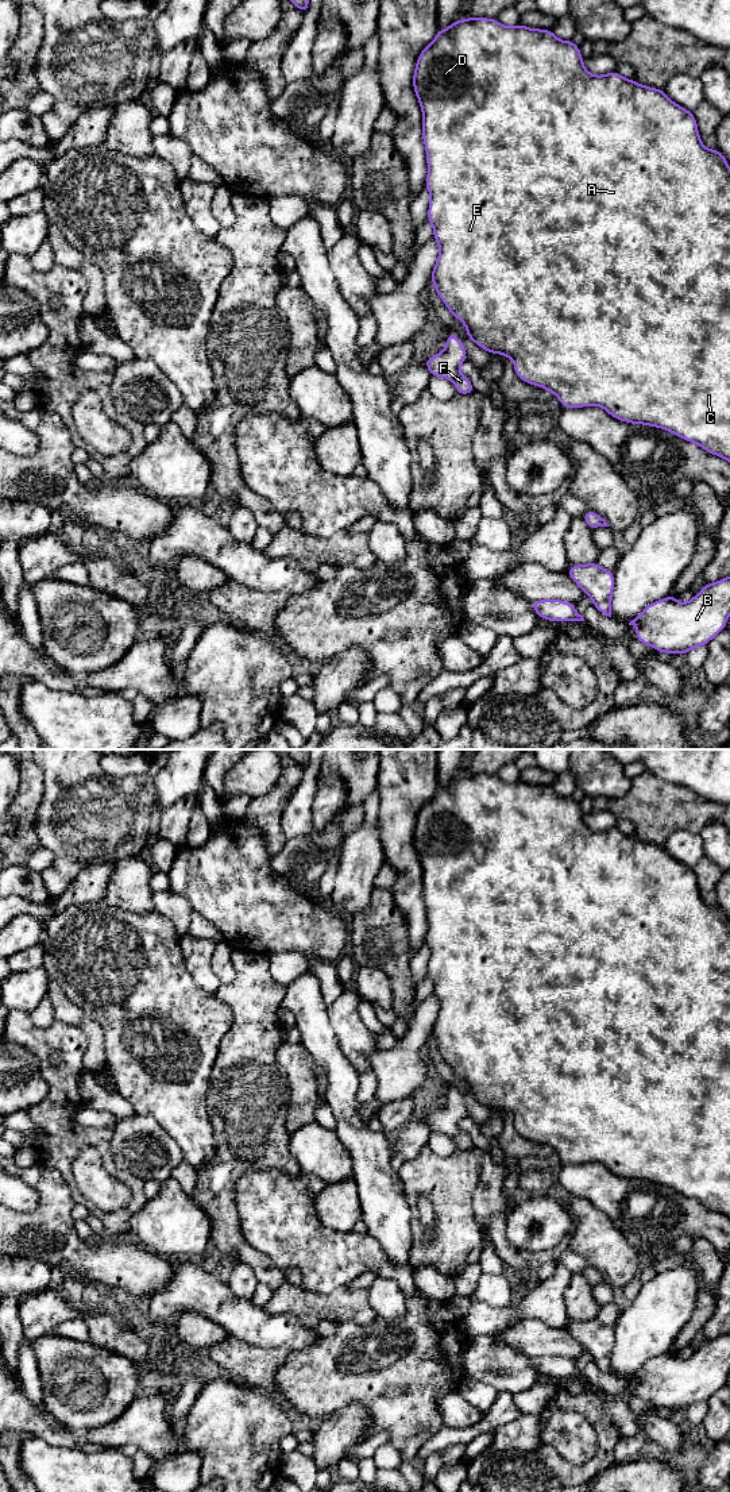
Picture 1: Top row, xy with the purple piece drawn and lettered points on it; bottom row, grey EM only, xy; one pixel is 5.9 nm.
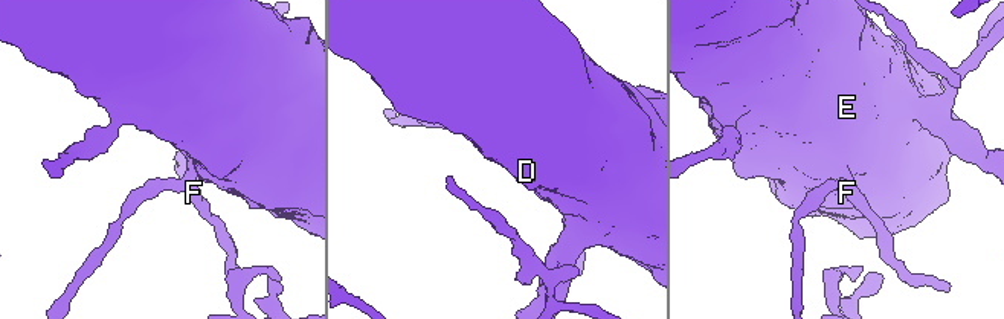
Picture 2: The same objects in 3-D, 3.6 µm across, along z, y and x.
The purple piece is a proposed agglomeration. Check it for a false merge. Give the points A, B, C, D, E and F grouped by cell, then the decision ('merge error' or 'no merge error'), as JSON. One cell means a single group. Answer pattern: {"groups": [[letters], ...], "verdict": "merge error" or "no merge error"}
{"groups": [["A", "B", "C", "D", "E", "F"]], "verdict": "no merge error"}

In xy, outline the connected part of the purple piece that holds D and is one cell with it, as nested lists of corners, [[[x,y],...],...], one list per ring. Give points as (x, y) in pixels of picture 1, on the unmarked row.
[[[472,772],[466,776],[456,775],[447,786],[439,784],[434,797],[418,811],[413,845],[422,867],[422,897],[428,920],[425,942],[430,951],[426,975],[433,982],[433,994],[439,999],[439,1015],[432,1026],[430,1037],[444,1061],[466,1082],[467,1092],[490,1110],[509,1113],[518,1134],[552,1148],[563,1164],[596,1161],[615,1176],[669,1187],[730,1219],[730,922],[718,905],[708,906],[703,902],[694,870],[672,857],[664,845],[641,841],[622,833],[617,826],[603,832],[591,830],[583,821],[579,802],[572,797],[557,795],[552,786],[529,784],[521,779],[506,783],[497,775]]]

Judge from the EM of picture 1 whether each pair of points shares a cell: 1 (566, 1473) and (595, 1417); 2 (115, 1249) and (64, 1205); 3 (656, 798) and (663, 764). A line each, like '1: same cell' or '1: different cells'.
1: same cell
2: same cell
3: different cells

